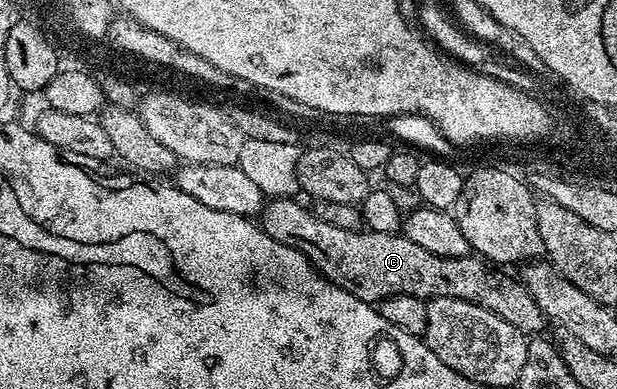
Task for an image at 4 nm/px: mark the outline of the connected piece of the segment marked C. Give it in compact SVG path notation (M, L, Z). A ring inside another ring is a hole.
M276 197L267 200L260 214L262 230L276 243L284 243L300 255L304 255L333 285L348 291L356 299L377 303L399 293L429 299L431 297L455 297L474 301L480 307L500 315L512 327L527 335L538 335L548 325L545 315L536 307L536 299L517 276L505 268L495 268L477 255L468 257L441 257L424 251L401 232L344 231L344 227L332 227L304 206L298 199Z

